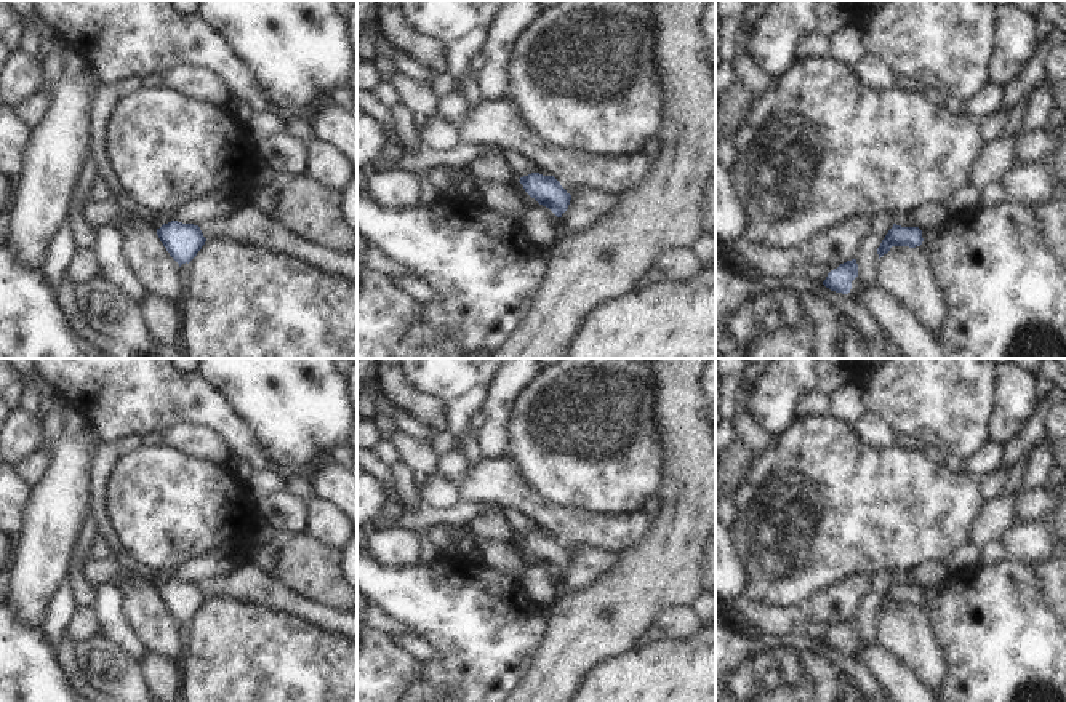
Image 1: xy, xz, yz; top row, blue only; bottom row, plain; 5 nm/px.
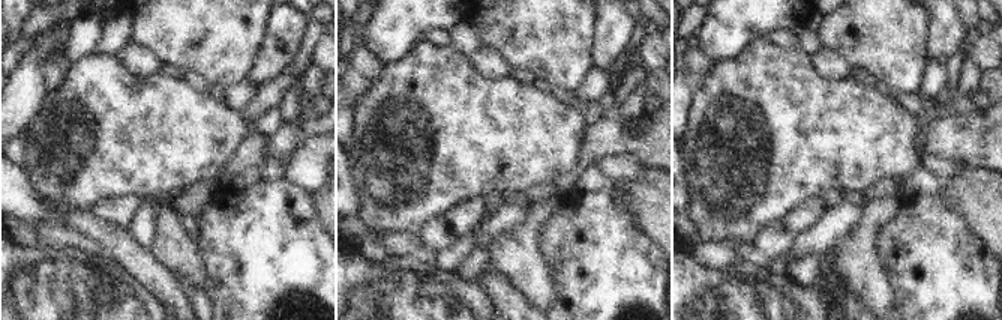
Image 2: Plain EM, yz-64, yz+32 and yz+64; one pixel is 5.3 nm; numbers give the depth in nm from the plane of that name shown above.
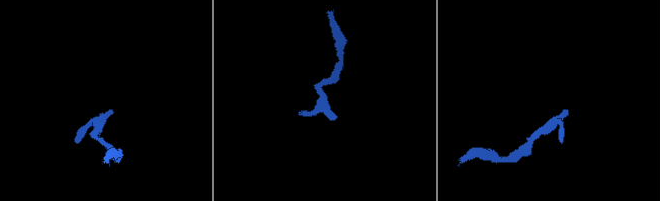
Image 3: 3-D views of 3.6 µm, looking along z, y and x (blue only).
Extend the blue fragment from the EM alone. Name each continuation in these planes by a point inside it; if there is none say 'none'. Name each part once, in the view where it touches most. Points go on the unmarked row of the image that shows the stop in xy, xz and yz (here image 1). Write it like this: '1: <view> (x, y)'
none

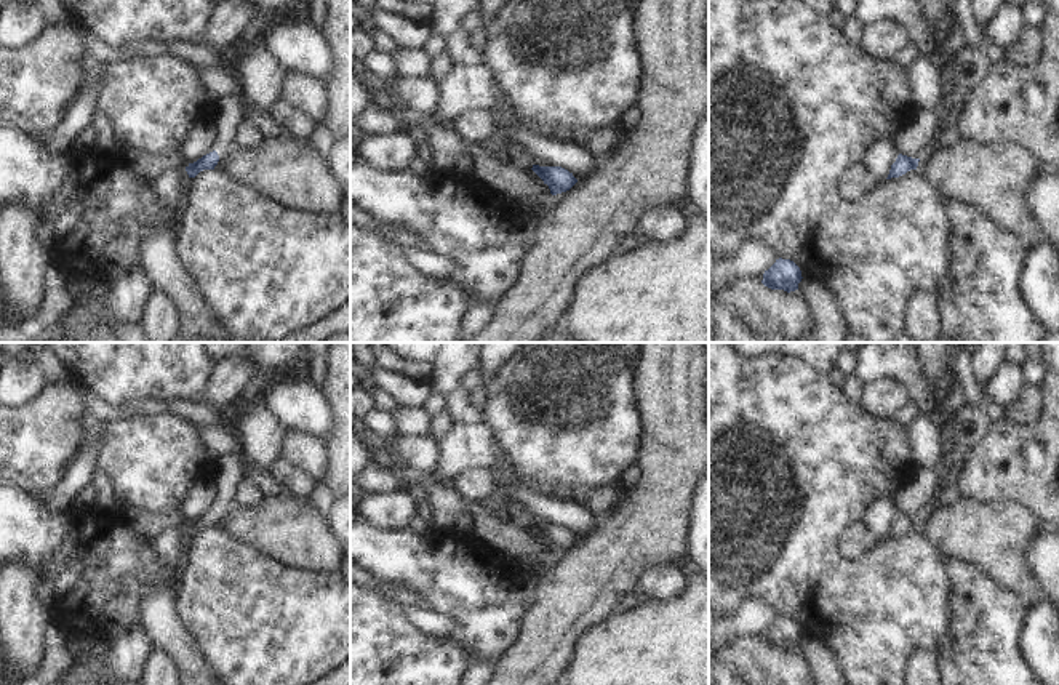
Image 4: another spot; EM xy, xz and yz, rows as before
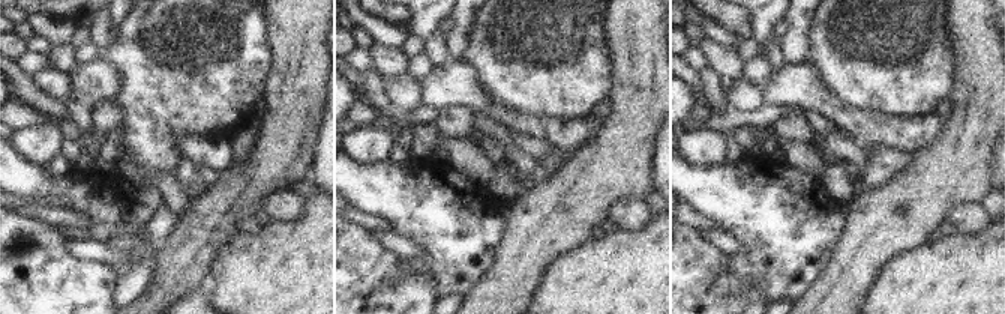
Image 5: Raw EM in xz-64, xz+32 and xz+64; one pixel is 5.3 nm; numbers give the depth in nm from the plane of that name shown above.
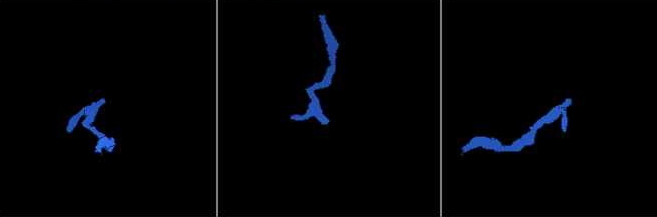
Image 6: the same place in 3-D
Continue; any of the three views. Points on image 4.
none

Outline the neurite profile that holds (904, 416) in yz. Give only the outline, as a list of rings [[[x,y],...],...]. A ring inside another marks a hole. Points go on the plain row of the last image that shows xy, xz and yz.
[[[913,402],[907,403],[905,407],[899,408],[889,421],[893,426],[907,429],[920,415],[920,410]]]

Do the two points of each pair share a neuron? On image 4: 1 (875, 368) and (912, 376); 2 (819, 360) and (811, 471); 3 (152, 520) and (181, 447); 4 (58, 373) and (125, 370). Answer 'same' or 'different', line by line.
1: same
2: different
3: different
4: different

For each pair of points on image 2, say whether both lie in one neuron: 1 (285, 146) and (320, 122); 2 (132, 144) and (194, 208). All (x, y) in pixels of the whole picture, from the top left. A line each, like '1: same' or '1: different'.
1: same
2: different

